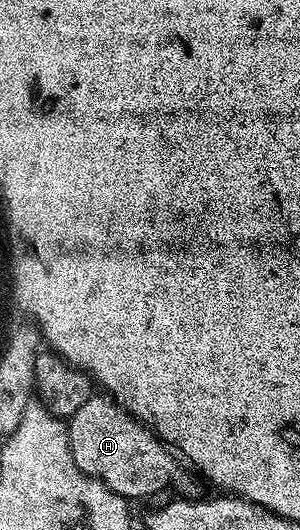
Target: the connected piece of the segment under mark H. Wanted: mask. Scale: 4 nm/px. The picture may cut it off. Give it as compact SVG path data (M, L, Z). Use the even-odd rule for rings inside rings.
M94 394L87 402L83 402L83 406L79 406L79 410L75 410L75 414L68 417L67 431L71 458L75 458L75 466L79 466L81 473L84 476L94 476L95 479L102 480L108 488L115 490L115 494L124 496L130 502L144 501L151 494L172 489L172 484L181 491L178 493L186 497L193 498L198 495L197 488L193 485L194 477L184 467L181 469L177 465L178 457L162 444L157 433L149 425L141 423L130 412L125 411L108 395Z

